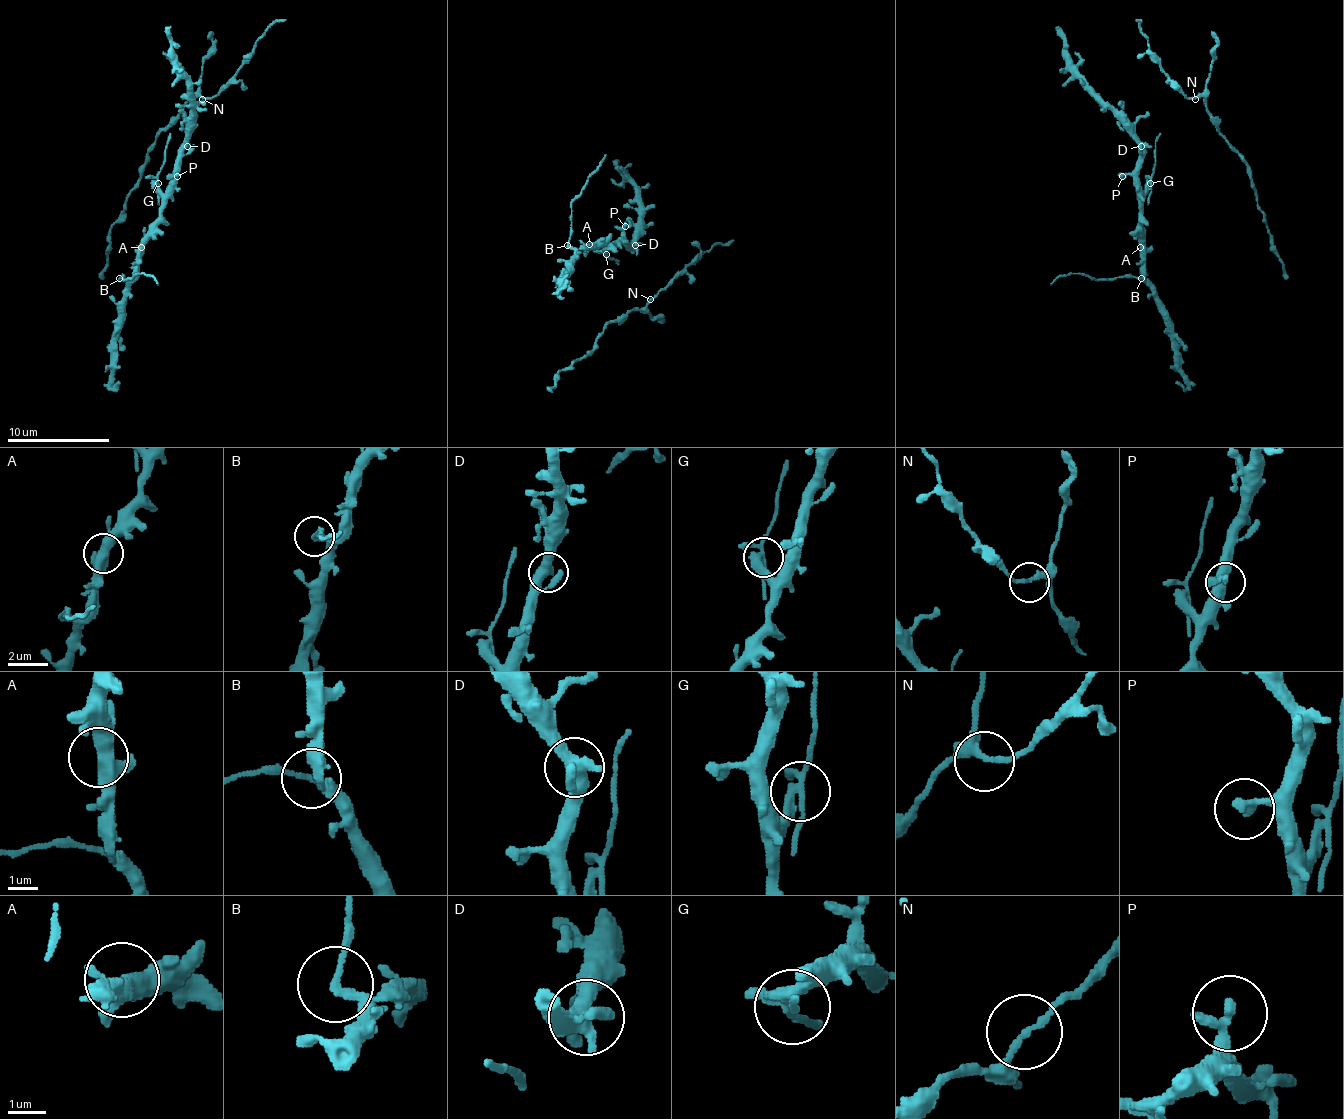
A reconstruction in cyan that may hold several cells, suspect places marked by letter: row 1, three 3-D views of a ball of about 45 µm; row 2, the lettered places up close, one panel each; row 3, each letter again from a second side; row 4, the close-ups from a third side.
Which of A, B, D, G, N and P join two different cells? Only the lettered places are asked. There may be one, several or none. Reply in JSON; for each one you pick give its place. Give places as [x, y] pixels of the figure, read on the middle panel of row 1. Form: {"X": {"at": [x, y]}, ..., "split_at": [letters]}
{"B": {"at": [567, 245]}, "G": {"at": [606, 254]}, "split_at": ["B", "G"]}

